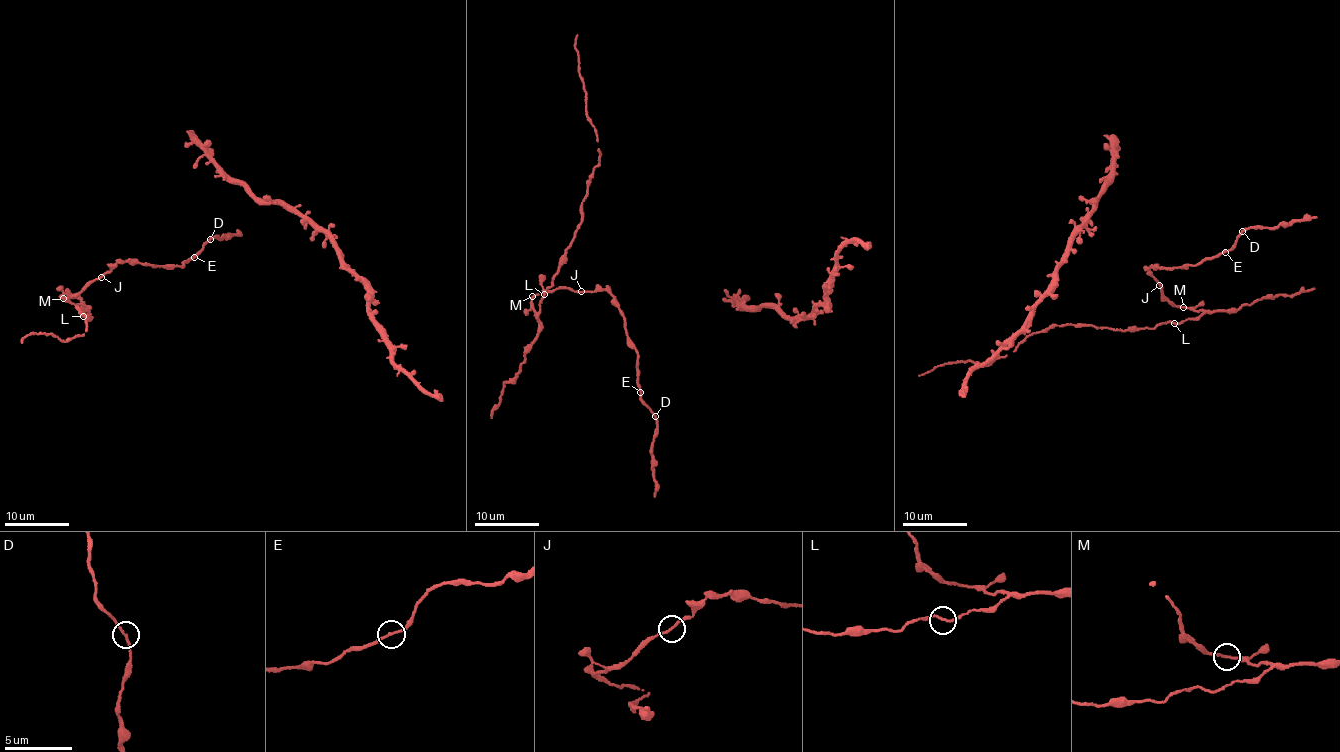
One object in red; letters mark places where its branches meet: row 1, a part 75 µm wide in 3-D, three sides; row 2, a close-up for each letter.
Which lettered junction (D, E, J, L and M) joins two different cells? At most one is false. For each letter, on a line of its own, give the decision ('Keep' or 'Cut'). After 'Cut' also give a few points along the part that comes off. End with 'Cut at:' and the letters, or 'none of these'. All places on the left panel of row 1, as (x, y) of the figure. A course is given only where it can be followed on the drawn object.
D: Keep
E: Keep
J: Keep
L: Keep
M: Keep
Cut at: none of these

